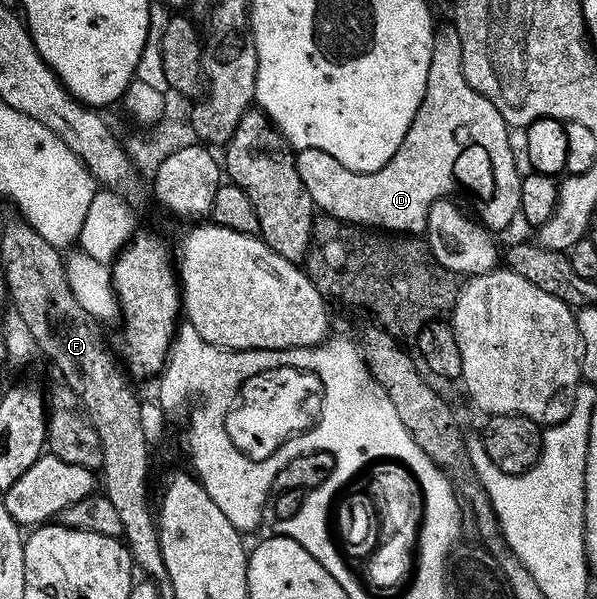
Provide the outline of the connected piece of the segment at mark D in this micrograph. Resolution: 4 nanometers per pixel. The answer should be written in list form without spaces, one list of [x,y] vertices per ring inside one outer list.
[[[452,24],[439,25],[424,100],[400,148],[396,148],[396,156],[376,172],[357,174],[344,168],[336,156],[328,156],[320,148],[308,148],[297,151],[296,168],[304,188],[308,188],[308,196],[312,196],[322,214],[378,232],[418,236],[426,229],[433,202],[450,194],[458,161],[466,154],[466,182],[482,201],[477,217],[486,230],[495,232],[508,229],[520,214],[522,174],[514,159],[510,134],[511,127],[496,112],[492,100],[477,94],[465,82],[457,29]]]

